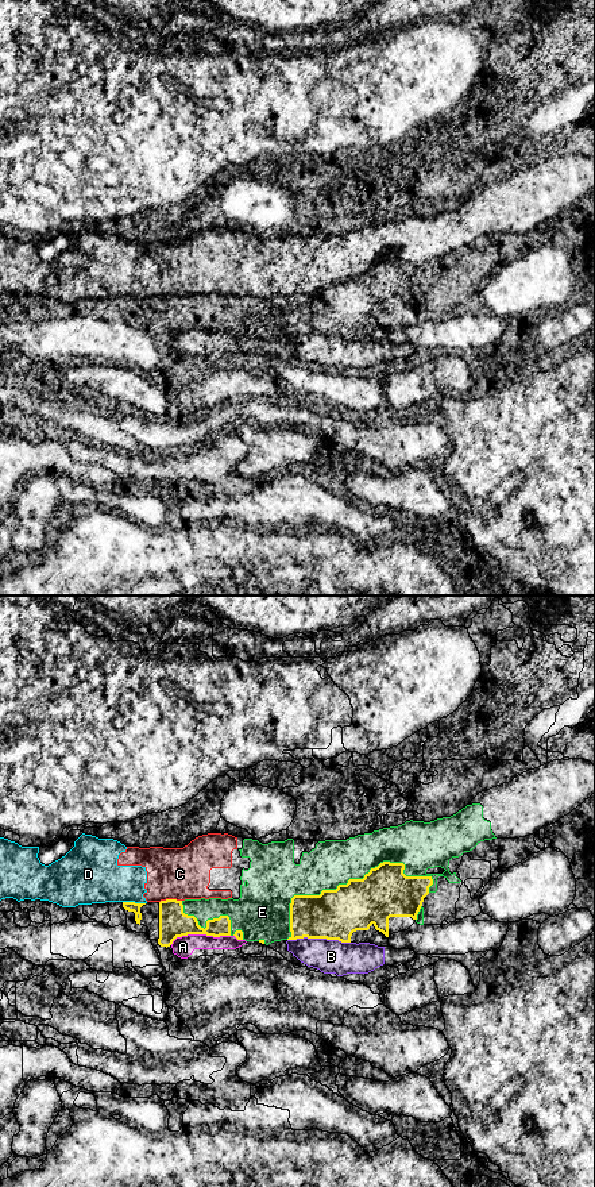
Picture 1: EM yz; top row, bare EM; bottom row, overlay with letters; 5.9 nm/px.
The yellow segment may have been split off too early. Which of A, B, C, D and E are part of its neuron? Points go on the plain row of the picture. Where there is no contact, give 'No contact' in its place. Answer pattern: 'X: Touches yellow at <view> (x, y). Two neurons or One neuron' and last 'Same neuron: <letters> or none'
A: Touches yellow at yz (200, 328). Two neurons
B: Touches yellow at yz (319, 332). Two neurons
C: Touches yellow at yz (170, 295). Two neurons
D: Touches yellow at yz (134, 297). Two neurons
E: Touches yellow at yz (347, 278). Two neurons
Same neuron: none

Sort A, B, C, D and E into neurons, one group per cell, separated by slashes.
A B / C D E

